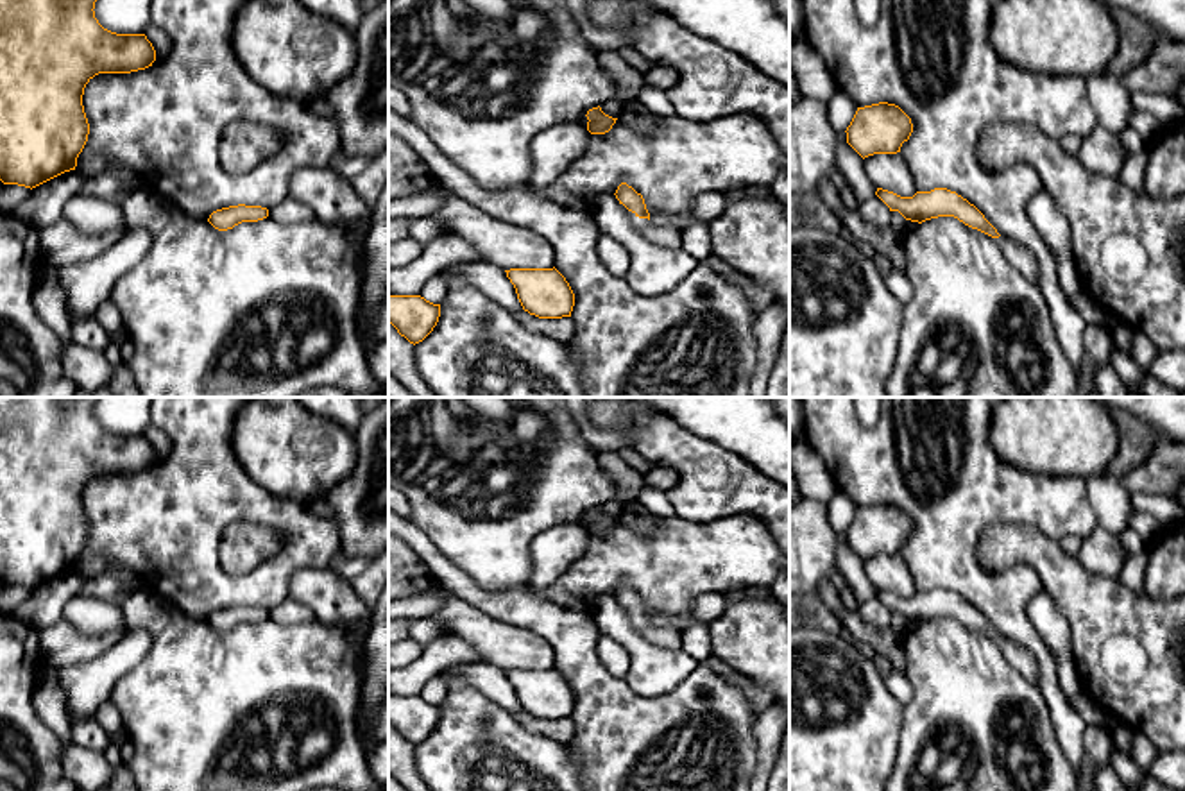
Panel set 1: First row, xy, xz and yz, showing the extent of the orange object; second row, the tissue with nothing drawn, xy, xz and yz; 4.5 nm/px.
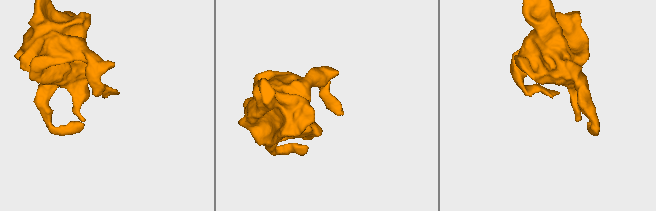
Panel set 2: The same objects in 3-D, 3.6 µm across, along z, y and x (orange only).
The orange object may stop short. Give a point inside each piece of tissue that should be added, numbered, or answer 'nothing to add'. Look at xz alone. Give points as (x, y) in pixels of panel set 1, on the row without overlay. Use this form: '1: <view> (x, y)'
1: xz (666, 637)

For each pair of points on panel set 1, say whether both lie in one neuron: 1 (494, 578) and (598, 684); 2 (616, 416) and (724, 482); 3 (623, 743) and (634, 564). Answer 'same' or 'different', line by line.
1: different
2: same
3: different

